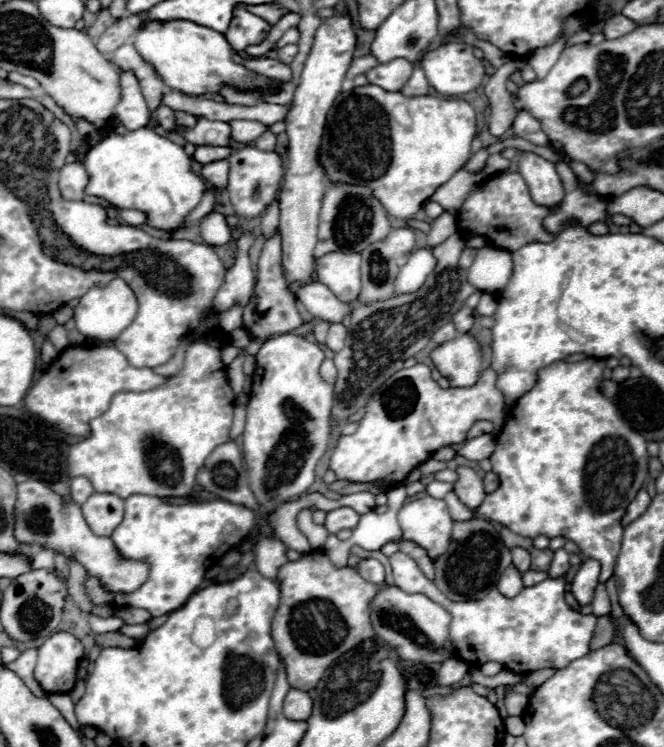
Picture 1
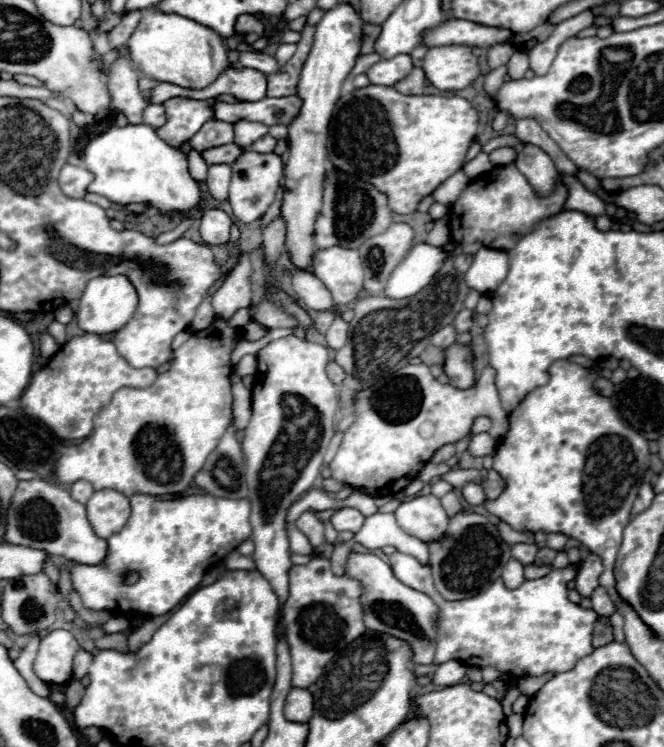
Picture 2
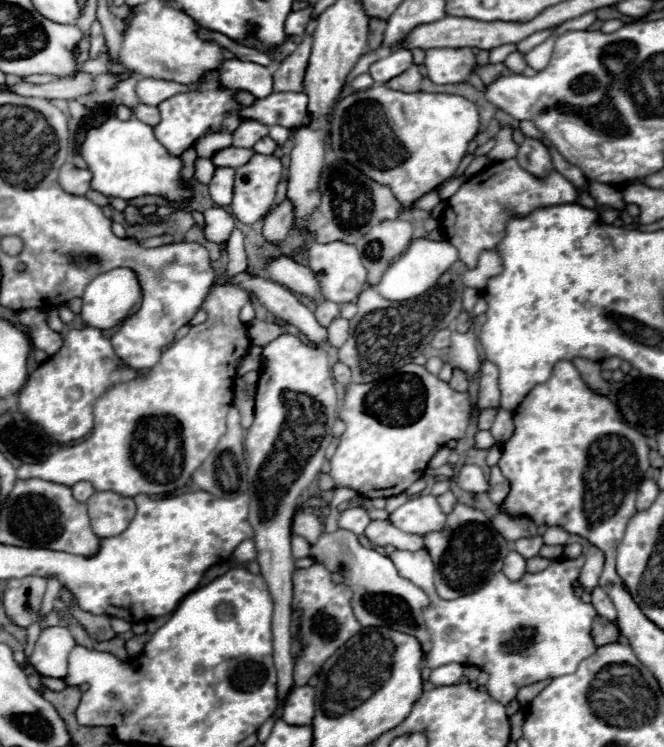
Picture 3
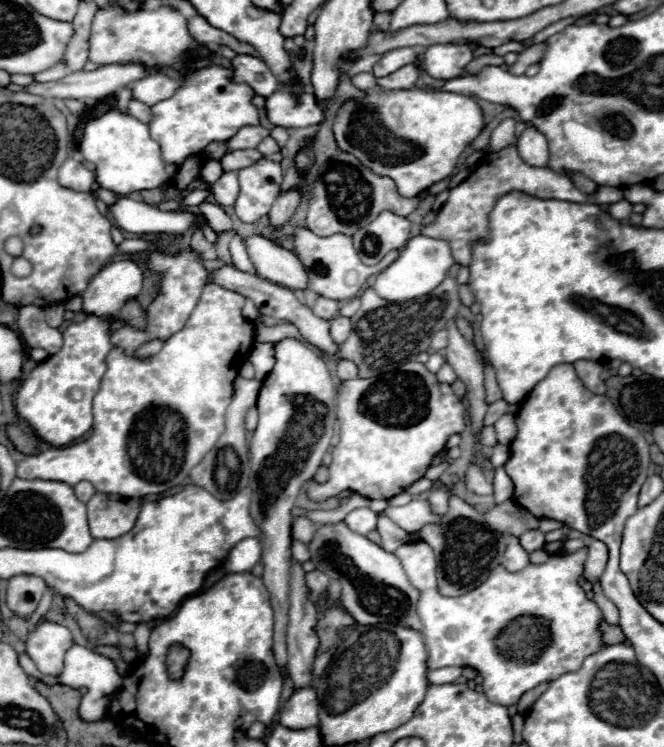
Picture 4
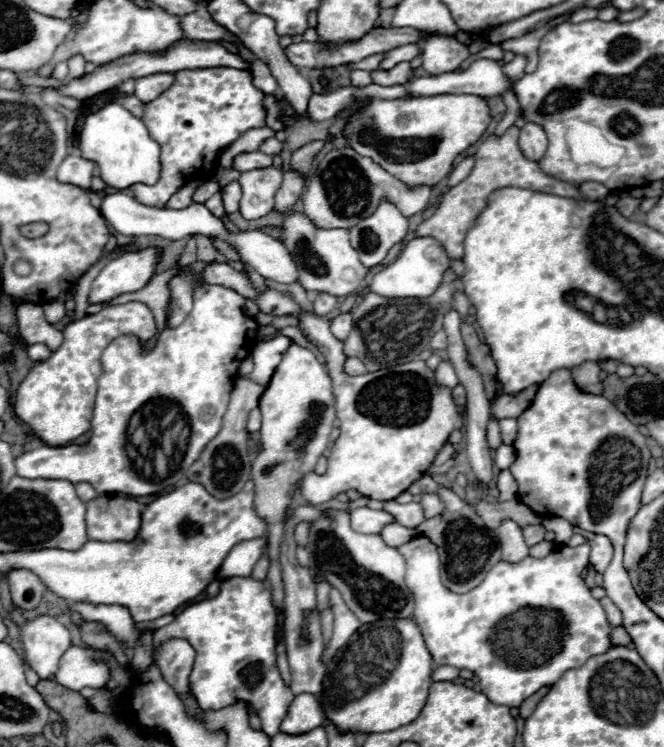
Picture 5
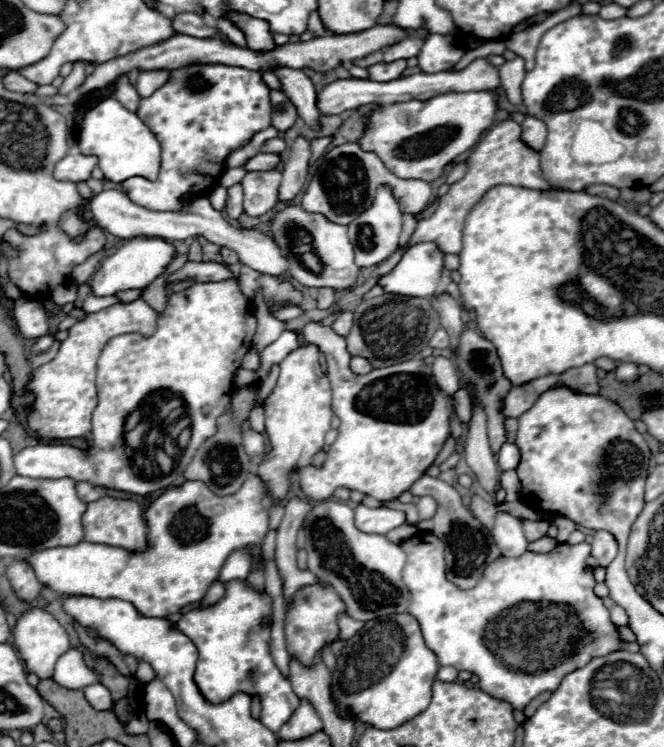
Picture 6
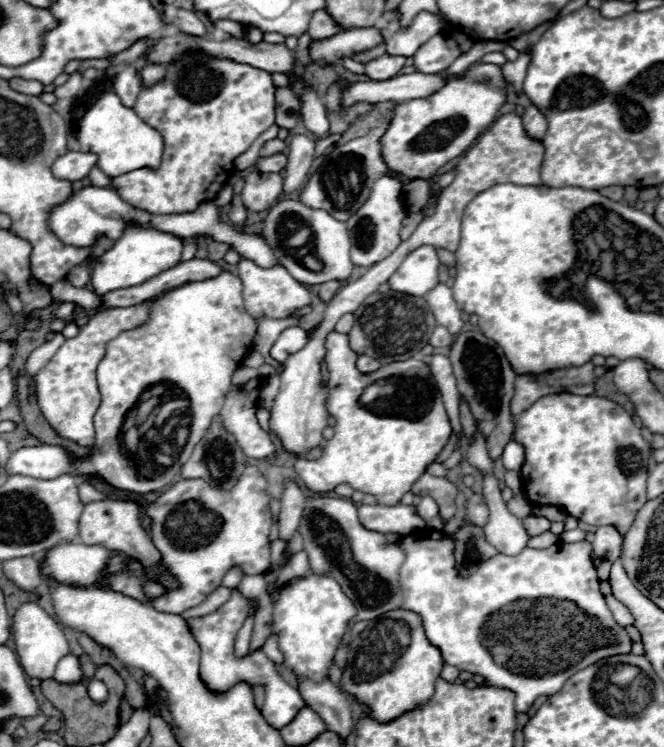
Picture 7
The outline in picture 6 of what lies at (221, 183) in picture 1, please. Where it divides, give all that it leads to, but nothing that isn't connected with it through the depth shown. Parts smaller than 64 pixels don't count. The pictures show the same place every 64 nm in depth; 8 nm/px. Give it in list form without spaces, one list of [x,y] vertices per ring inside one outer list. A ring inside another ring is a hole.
[[[234,184],[232,188],[228,188],[228,202],[226,202],[226,214],[232,220],[238,220],[242,214],[242,186]]]

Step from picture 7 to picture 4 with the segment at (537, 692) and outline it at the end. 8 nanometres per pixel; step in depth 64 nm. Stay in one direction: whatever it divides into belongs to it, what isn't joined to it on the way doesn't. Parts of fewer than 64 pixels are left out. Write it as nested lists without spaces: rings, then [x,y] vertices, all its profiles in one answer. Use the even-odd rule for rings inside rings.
[[[424,540],[408,542],[396,550],[396,556],[402,560],[406,576],[410,584],[420,592],[418,600],[418,616],[422,620],[422,636],[428,650],[428,668],[442,668],[442,666],[470,666],[482,678],[482,688],[488,700],[494,704],[510,706],[518,704],[520,696],[540,682],[552,682],[566,672],[574,672],[580,668],[586,656],[598,652],[602,642],[600,622],[604,620],[598,604],[586,598],[586,592],[578,584],[578,578],[584,572],[586,562],[586,548],[580,548],[572,554],[558,552],[552,554],[542,564],[528,564],[520,572],[508,572],[504,566],[494,568],[492,576],[480,588],[464,594],[464,596],[442,596],[436,584],[436,556]]]

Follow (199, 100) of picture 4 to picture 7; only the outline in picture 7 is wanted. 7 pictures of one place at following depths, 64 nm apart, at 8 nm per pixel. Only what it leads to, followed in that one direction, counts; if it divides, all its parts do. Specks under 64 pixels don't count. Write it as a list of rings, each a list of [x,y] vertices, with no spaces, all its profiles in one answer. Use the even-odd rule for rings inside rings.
[[[202,50],[186,52],[180,60],[166,66],[166,76],[152,84],[144,86],[134,104],[134,112],[150,122],[164,138],[164,156],[158,168],[140,168],[136,172],[126,172],[124,176],[112,178],[112,188],[118,196],[150,214],[184,214],[194,212],[202,202],[214,200],[222,186],[234,172],[234,160],[244,154],[250,144],[274,124],[274,100],[276,86],[272,74],[250,64],[240,64],[228,58],[216,58]]]

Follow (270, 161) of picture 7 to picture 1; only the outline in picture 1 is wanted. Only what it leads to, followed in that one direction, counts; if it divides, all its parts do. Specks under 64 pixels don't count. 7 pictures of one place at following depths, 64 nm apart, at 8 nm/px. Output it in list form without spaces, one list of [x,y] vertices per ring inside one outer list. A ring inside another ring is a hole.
[[[198,146],[196,152],[194,152],[194,158],[200,162],[200,164],[210,164],[210,162],[216,162],[216,160],[224,160],[232,154],[232,146],[224,148],[224,146]]]

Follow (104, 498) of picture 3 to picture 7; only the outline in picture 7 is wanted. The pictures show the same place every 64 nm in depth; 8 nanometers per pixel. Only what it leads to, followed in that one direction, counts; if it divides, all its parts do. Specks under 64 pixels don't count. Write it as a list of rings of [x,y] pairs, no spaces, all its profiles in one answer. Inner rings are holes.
[[[100,500],[100,502],[90,502],[84,506],[84,512],[80,516],[78,524],[78,542],[82,544],[100,544],[108,550],[114,552],[124,552],[128,556],[134,556],[140,560],[144,566],[152,568],[162,584],[168,588],[178,588],[180,582],[170,574],[170,570],[162,564],[162,556],[152,544],[148,532],[140,524],[140,510],[134,502],[122,502],[122,500]]]

